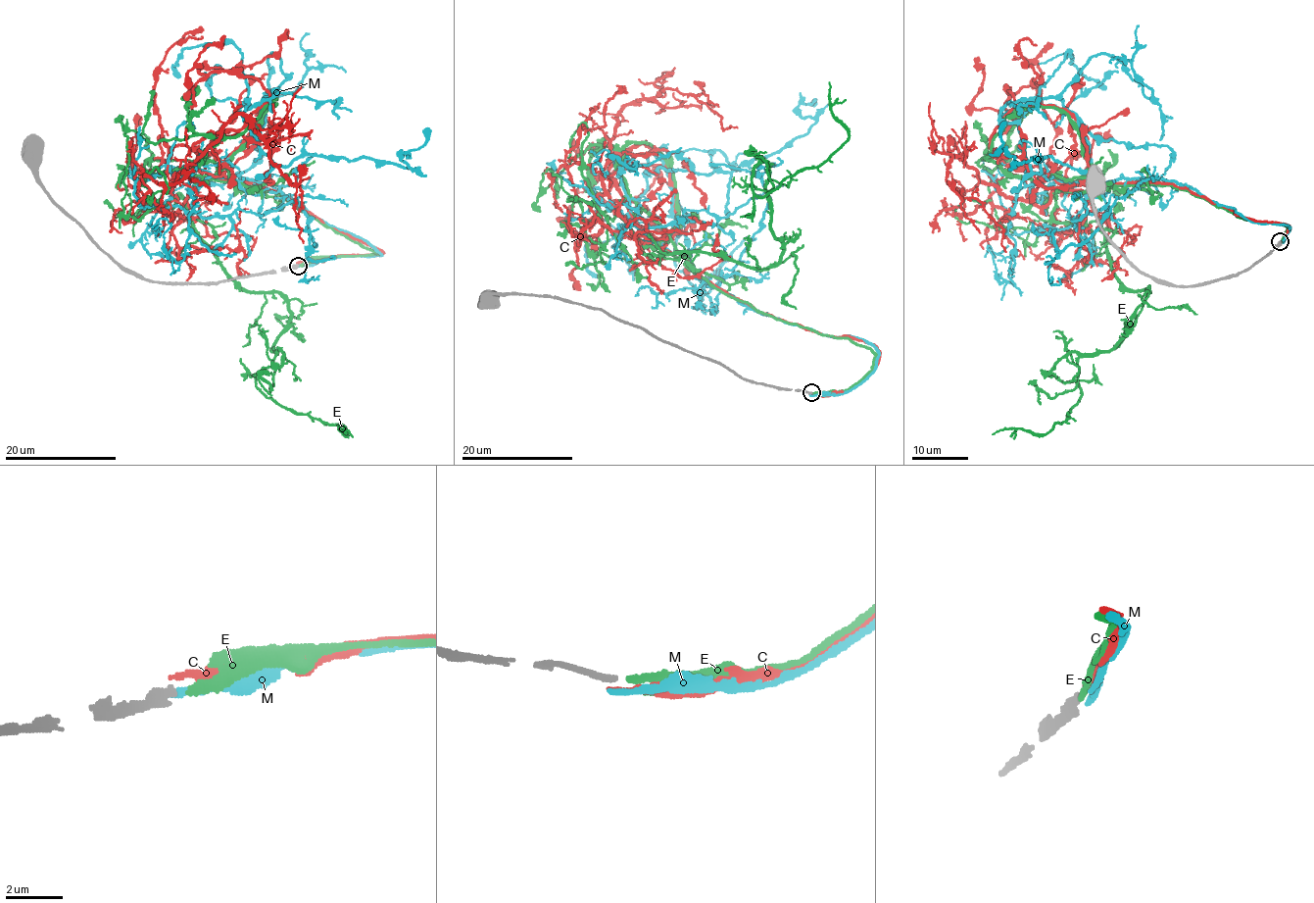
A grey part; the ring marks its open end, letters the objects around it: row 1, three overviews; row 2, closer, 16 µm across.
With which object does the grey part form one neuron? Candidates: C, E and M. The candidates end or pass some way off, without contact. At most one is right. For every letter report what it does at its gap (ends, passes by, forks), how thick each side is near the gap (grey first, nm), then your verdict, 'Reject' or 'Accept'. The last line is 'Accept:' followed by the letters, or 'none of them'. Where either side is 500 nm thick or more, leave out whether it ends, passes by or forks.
C: It ends there. Thickness 260 nm (grey) against 160 nm. Reject
E: It ends there. Thickness 260 nm (grey) against 240 nm. Accept
M: It ends there. Thickness 260 nm (grey) against 240 nm. Reject
Accept: E

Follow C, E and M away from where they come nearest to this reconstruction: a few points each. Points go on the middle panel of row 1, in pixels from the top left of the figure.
C: (810, 395), (851, 389), (879, 352), (758, 312), (646, 244), (602, 180), (630, 102), (672, 88), (738, 127)
E: (813, 392), (850, 389), (875, 354), (642, 251), (780, 260), (754, 169), (764, 197), (847, 140), (828, 82)
M: (810, 395), (878, 351), (710, 287), (661, 243), (653, 151), (646, 173), (732, 173), (813, 106)

